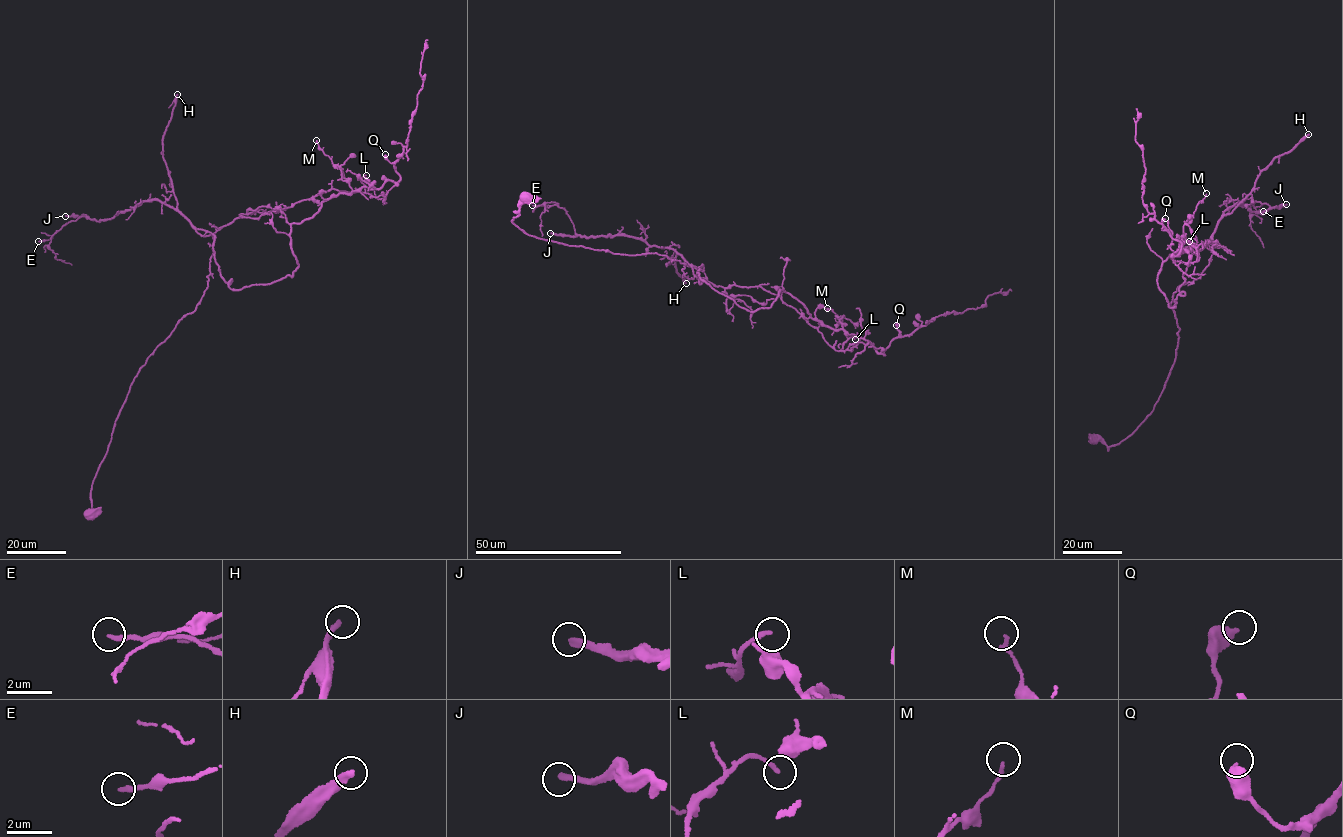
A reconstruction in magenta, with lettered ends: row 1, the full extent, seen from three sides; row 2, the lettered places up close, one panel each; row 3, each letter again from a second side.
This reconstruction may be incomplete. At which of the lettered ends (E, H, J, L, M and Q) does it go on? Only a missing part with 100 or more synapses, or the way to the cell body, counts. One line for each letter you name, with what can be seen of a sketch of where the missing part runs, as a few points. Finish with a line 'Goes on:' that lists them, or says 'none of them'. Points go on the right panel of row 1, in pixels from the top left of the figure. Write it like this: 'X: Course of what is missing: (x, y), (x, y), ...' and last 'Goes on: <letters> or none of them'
H: Course of what is missing: (1308, 134), (1331, 129), (1329, 154), (1321, 163), (1317, 156), (1271, 136), (1260, 139), (1266, 132)
Goes on: H, J

